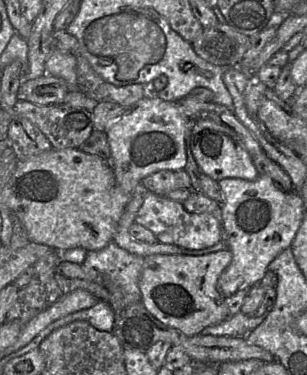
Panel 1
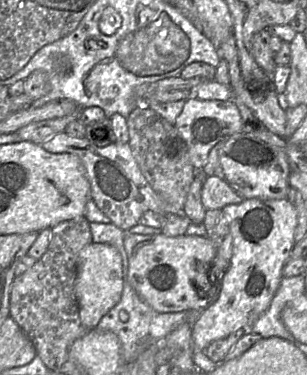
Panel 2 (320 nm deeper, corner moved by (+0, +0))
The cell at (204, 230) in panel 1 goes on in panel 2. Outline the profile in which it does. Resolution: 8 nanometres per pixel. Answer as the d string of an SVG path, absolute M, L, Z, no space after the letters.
M61 132L43 142L41 146L50 153L70 153L80 158L91 186L91 198L110 222L122 231L128 231L139 224L139 219L148 210L168 215L166 203L147 182L128 143L113 142L107 146L98 147L85 137L71 137Z

